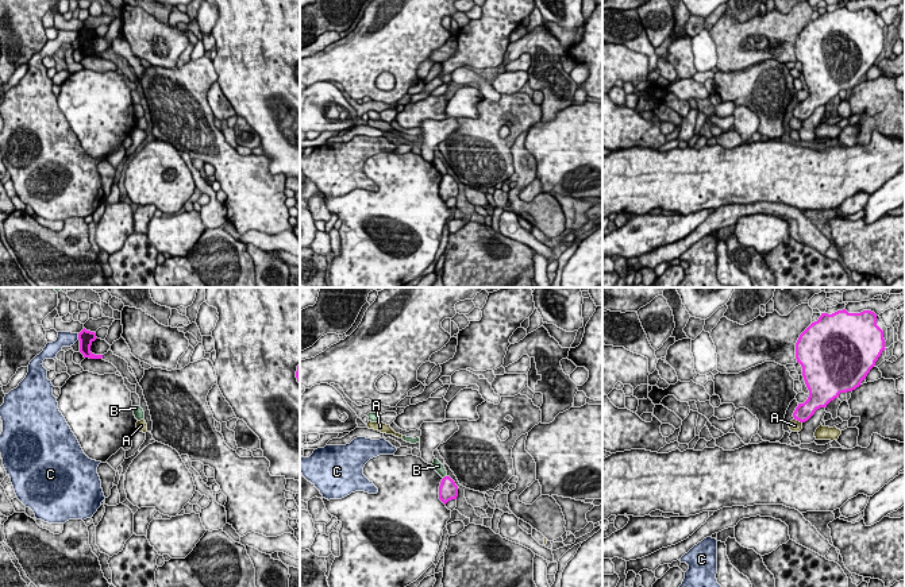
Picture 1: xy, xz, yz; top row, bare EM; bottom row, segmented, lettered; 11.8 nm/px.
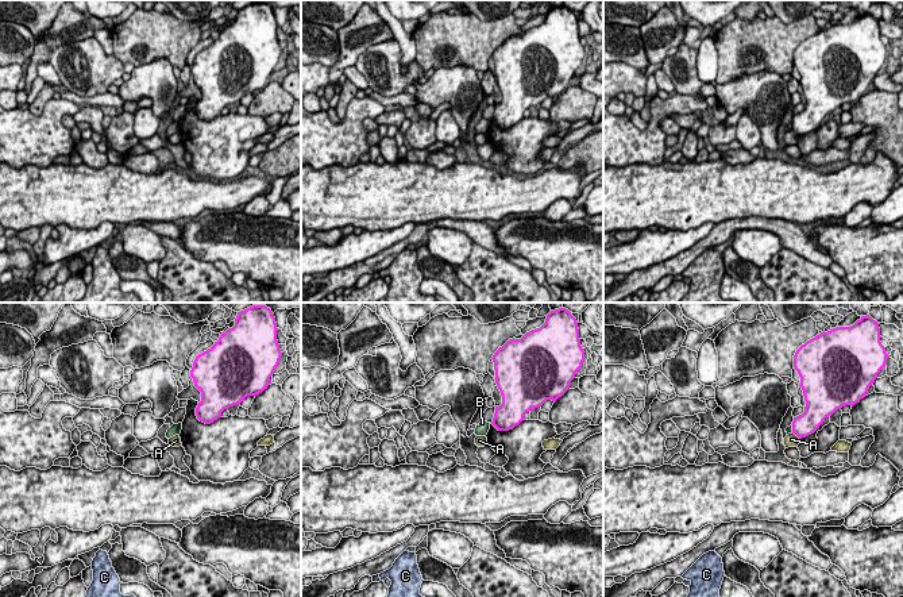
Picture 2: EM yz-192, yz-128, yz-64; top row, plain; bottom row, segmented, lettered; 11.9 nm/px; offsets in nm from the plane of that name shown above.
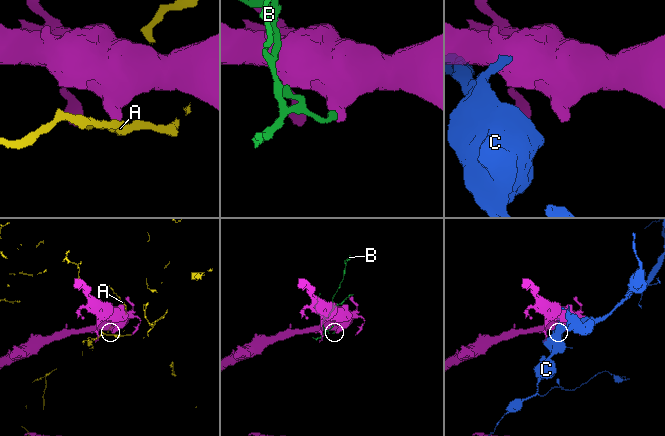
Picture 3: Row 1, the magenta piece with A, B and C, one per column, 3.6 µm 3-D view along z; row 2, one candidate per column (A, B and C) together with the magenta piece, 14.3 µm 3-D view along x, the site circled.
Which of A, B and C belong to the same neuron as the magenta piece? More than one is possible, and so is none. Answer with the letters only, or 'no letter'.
no letter

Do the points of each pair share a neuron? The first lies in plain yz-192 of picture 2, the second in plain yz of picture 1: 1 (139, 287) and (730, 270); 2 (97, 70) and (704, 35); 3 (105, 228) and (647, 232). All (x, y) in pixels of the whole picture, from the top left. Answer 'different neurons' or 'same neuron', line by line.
1: same neuron
2: different neurons
3: same neuron

